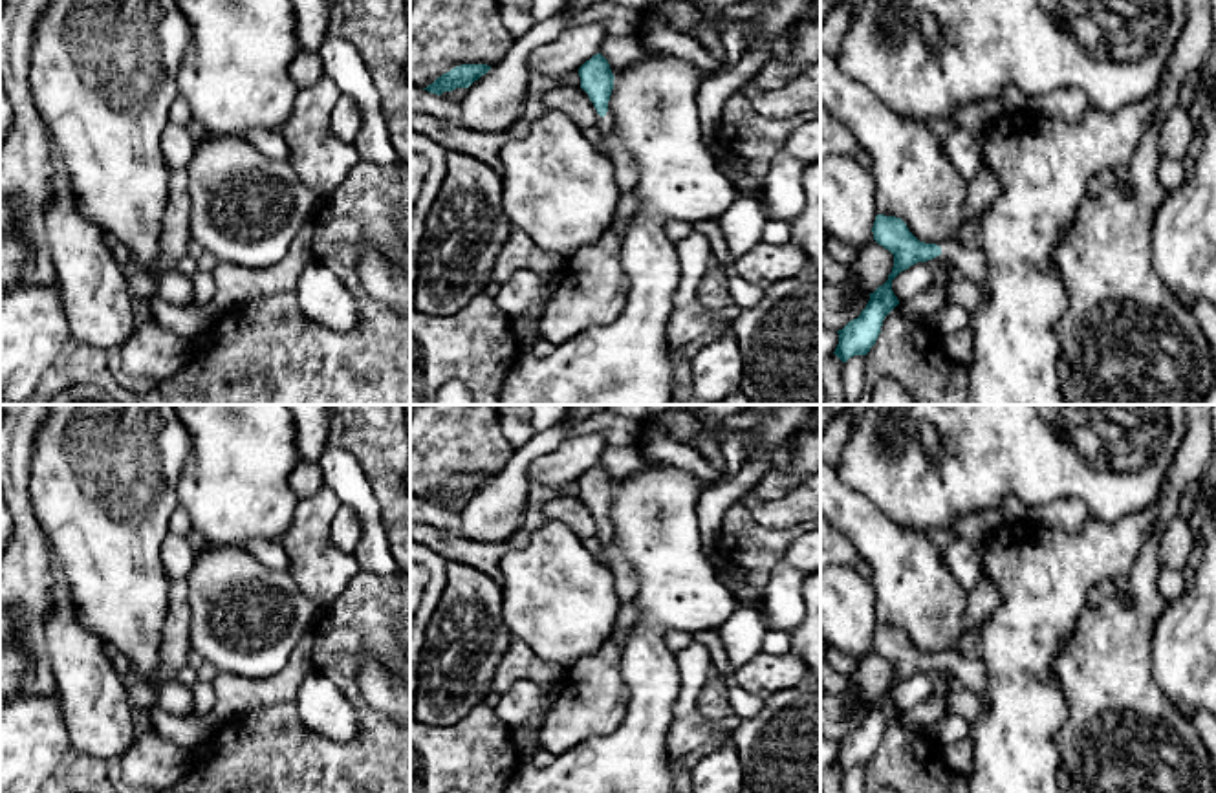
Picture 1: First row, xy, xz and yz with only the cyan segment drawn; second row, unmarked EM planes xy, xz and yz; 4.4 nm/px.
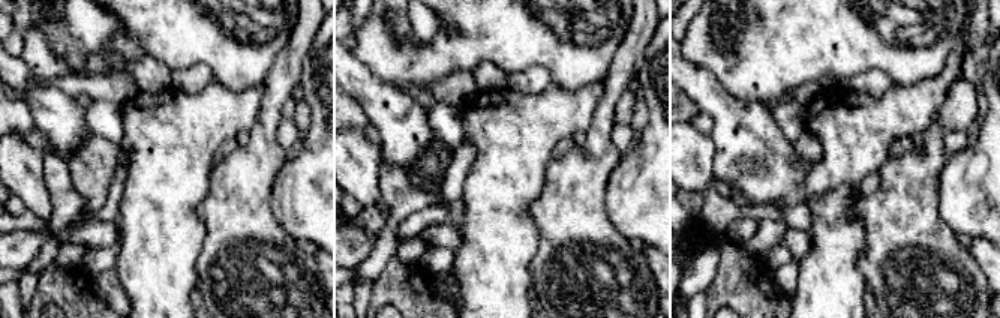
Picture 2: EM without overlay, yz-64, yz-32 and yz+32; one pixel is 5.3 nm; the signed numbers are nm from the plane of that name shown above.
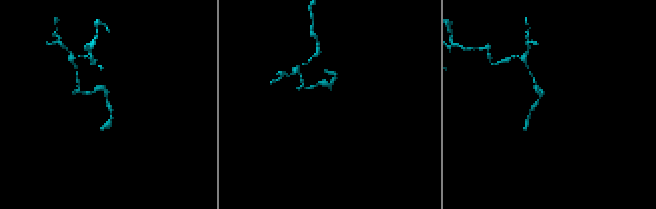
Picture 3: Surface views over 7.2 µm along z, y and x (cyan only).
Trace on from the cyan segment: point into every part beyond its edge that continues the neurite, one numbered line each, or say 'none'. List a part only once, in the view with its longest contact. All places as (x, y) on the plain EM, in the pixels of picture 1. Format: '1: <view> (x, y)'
1: yz (969, 673)

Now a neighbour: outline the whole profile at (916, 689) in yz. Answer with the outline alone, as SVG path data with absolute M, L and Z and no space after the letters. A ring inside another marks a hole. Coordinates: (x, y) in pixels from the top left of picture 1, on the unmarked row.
M936 667L927 672L917 672L910 676L908 679L901 681L892 690L892 701L899 712L910 711L916 705L923 703L932 694L938 683L952 685L956 683L956 678L950 670L943 667Z

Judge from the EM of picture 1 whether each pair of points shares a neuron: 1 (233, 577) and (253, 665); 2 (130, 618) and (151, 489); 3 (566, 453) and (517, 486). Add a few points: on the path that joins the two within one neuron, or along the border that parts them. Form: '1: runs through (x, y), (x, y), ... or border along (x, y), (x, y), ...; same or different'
1: runs through (206, 597), (207, 636), (226, 645); same
2: runs through (130, 586), (130, 521); same
3: border along (557, 444), (530, 466), (528, 482); different

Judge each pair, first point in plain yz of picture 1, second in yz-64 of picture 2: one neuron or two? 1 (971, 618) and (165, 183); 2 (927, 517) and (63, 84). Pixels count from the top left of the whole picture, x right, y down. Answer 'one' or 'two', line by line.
1: two
2: two

